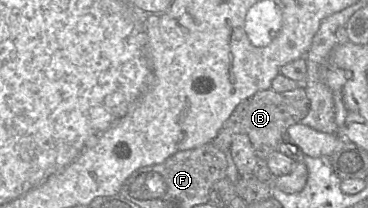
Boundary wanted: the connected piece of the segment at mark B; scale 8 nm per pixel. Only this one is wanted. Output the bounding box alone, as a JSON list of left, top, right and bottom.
[211,85,309,159]

